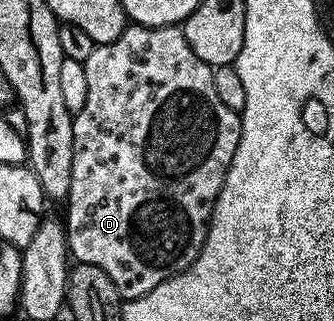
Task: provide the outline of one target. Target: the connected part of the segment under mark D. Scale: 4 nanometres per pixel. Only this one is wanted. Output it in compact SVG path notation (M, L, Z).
M136 23L130 24L121 32L119 39L115 39L106 45L97 45L94 47L91 51L91 55L83 62L83 64L85 66L85 74L87 75L87 103L83 103L83 111L73 114L71 187L69 188L69 196L67 198L69 210L66 211L65 217L63 216L67 249L74 262L82 265L94 265L95 267L99 267L99 271L107 271L111 283L115 283L115 287L121 292L122 298L132 299L134 297L144 297L147 291L159 287L159 283L163 283L168 277L174 277L175 274L182 273L185 269L189 269L191 263L195 263L195 259L201 254L201 248L203 247L205 236L209 230L209 220L213 214L213 204L217 202L217 196L223 187L223 179L231 167L231 159L235 159L235 147L239 147L239 139L241 138L241 118L238 113L231 111L231 107L225 106L223 102L219 100L219 95L215 95L215 87L213 86L214 66L203 63L203 59L199 59L199 55L195 55L195 51L191 51L191 43L187 43L184 32L176 25L155 25L150 27L148 25L138 25Z

